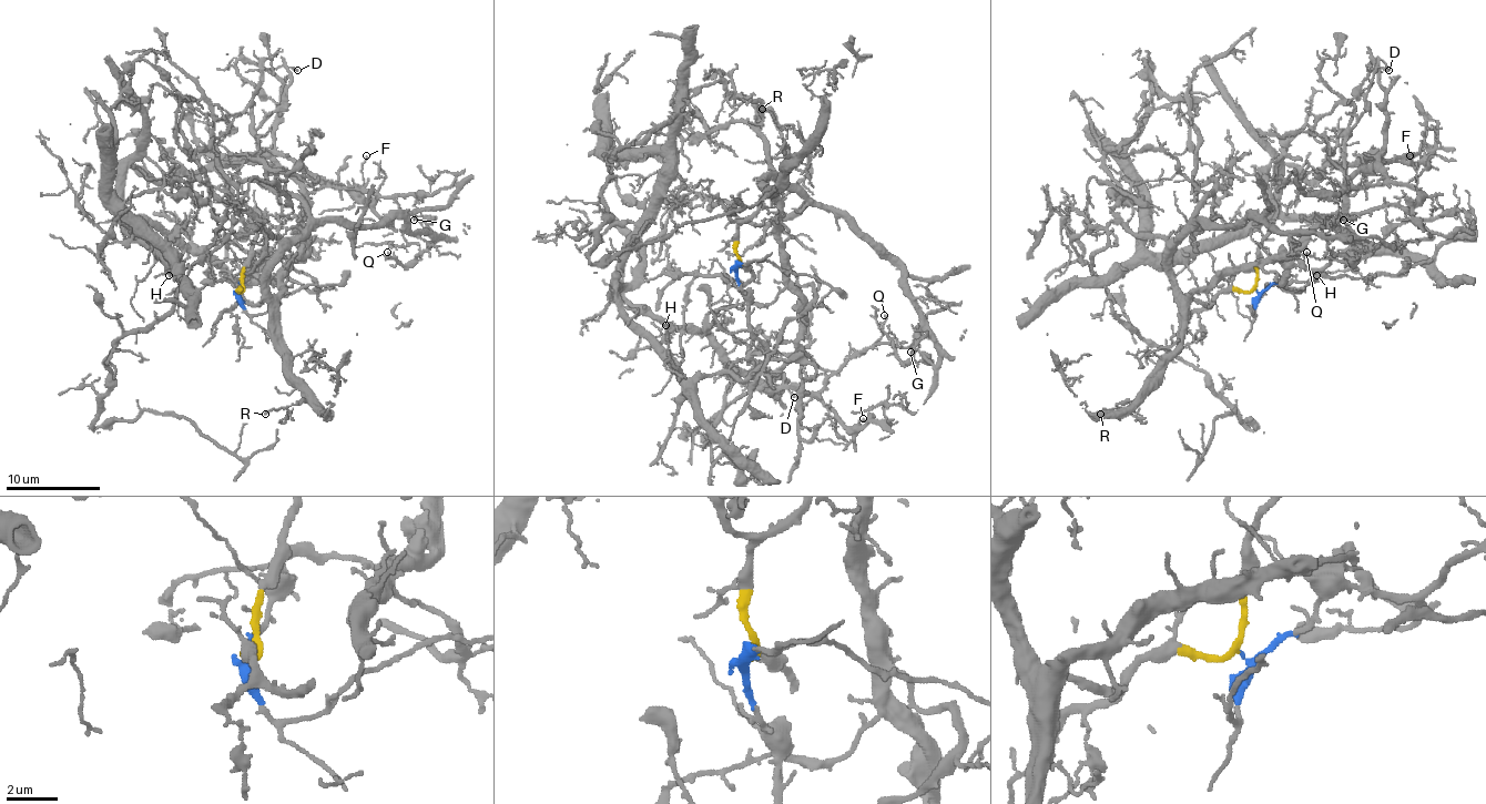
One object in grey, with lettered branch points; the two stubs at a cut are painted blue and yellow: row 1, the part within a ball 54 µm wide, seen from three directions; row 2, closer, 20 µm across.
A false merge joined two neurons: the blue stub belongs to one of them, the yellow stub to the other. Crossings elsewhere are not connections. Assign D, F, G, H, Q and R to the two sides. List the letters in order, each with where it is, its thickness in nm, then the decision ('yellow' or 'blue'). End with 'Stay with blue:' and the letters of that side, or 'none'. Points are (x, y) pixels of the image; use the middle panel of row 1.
D: place (794, 397); calibre 140 nm; yellow
F: place (863, 418); calibre 130 nm; blue
G: place (911, 352); calibre 130 nm; yellow
H: place (665, 325); calibre 130 nm; blue
Q: place (884, 315); calibre 90 nm; yellow
R: place (762, 109); calibre 110 nm; yellow
Stay with blue: F, H

